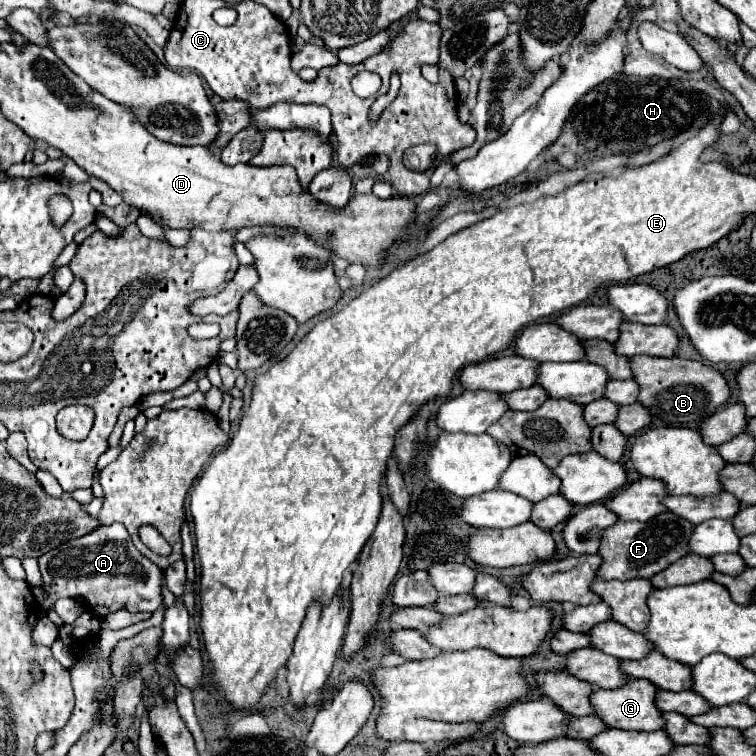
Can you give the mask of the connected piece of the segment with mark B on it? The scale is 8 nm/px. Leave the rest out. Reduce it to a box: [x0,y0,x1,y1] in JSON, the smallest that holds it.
[630,355,732,427]

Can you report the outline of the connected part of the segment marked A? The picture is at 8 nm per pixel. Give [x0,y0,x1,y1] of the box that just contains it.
[38,523,164,617]

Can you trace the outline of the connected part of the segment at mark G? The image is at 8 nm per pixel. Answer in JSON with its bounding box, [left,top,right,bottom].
[592,679,666,731]

